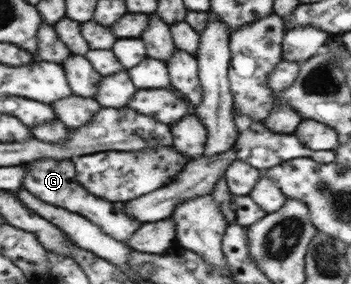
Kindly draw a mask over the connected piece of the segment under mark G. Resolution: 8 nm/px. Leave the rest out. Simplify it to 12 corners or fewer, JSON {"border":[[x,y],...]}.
{"border":[[32,162],[22,186],[127,244],[141,228],[124,201],[86,192],[75,164]]}

